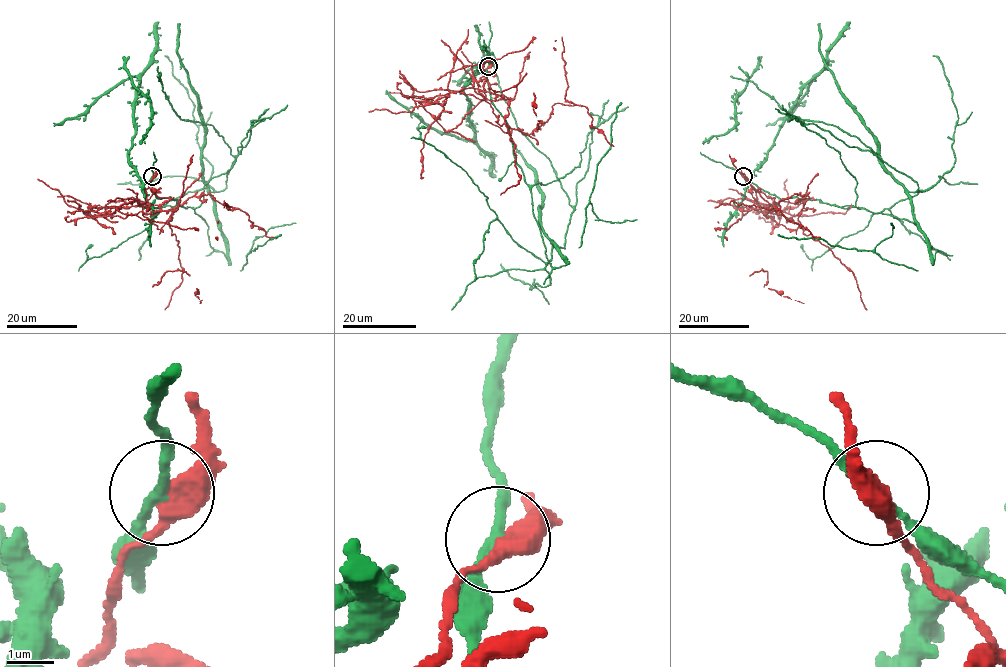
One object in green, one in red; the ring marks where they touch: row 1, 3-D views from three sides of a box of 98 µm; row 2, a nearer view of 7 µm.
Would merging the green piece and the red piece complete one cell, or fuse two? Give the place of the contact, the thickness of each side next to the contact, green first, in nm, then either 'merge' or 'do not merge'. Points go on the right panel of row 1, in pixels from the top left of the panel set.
(743, 176) | 200/440 nm | do not merge

